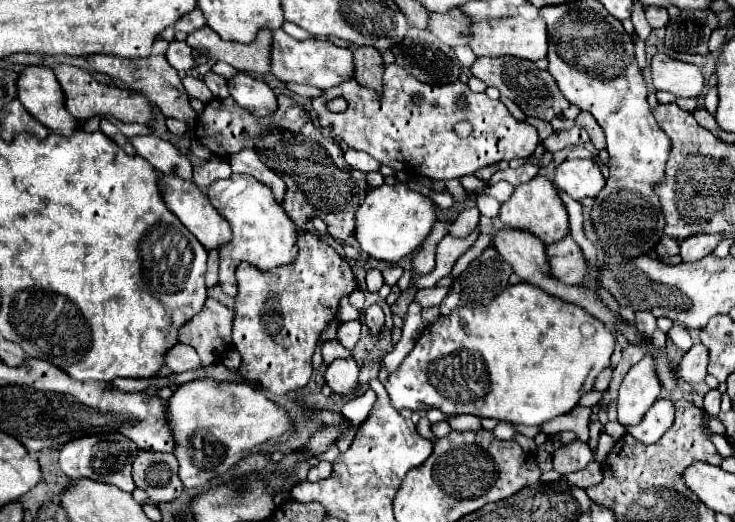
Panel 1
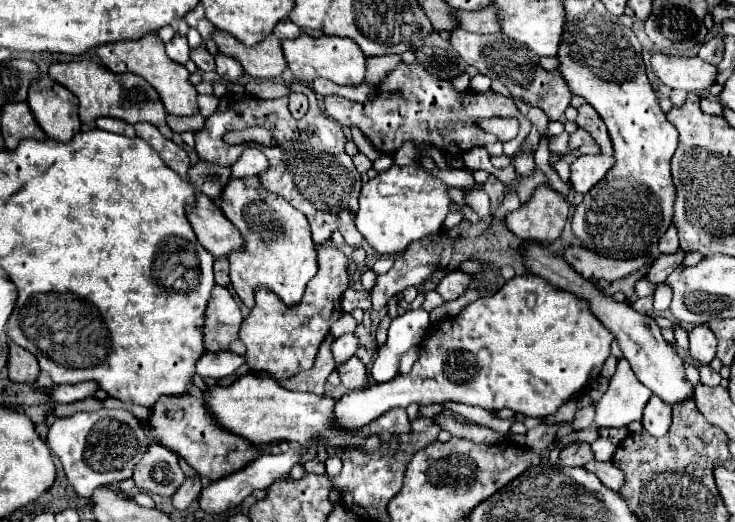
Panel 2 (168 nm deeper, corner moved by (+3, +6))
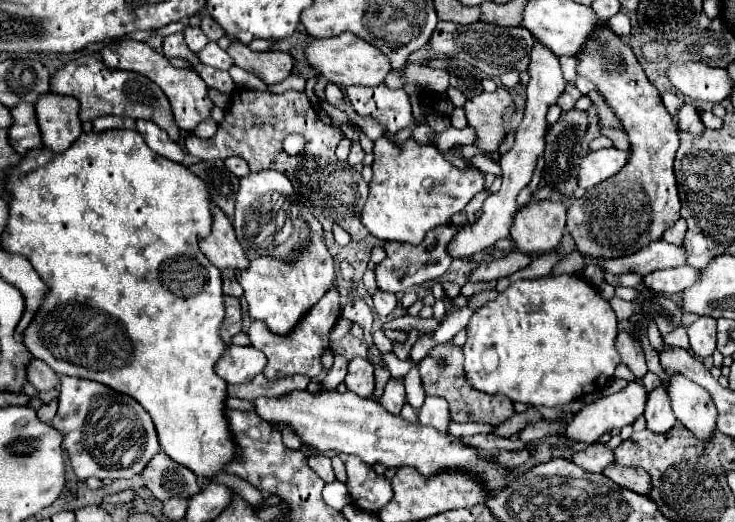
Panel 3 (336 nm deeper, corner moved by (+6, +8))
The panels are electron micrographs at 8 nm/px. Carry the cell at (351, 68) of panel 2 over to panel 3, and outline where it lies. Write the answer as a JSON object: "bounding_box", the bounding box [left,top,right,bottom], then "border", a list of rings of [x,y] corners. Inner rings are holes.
{"bounding_box":[306,33,392,87],"border":[[[340,33],[332,39],[316,39],[306,47],[306,57],[310,65],[324,75],[328,81],[348,87],[348,85],[362,85],[362,87],[376,87],[384,81],[384,77],[392,71],[392,65],[380,49],[374,45],[368,45],[360,37],[352,33]]]}

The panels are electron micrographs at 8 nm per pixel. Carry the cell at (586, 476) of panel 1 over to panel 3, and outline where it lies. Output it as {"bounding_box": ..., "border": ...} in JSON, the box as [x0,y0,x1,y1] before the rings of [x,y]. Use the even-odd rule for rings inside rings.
{"bounding_box":[604,465,652,493],"border":[[[610,465],[604,471],[606,477],[610,477],[614,483],[618,483],[624,489],[636,491],[636,493],[650,493],[652,481],[644,469],[638,467],[622,467],[622,465]]]}

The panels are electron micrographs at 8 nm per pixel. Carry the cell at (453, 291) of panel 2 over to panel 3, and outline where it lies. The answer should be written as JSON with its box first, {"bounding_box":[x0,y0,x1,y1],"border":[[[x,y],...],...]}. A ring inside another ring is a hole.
{"bounding_box":[470,251,532,281],"border":[[[510,251],[504,257],[482,261],[478,265],[478,269],[474,269],[470,273],[470,281],[494,281],[494,279],[500,279],[500,277],[508,277],[508,275],[528,267],[530,261],[532,261],[530,255],[524,255],[520,251]]]}

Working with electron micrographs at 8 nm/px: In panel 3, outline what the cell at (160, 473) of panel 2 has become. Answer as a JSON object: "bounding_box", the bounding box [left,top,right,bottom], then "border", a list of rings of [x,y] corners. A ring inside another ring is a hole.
{"bounding_box":[142,451,202,501],"border":[[[160,451],[142,471],[146,487],[152,491],[152,495],[160,501],[166,501],[170,497],[184,497],[190,499],[196,495],[202,487],[196,481],[196,475],[174,463],[164,451]]]}

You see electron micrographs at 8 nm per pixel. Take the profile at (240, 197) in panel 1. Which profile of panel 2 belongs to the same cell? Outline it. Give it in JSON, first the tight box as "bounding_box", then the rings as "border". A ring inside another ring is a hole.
{"bounding_box":[217,177,317,309],"border":[[[259,177],[231,179],[231,183],[227,183],[223,189],[223,195],[217,199],[217,205],[223,215],[241,231],[245,241],[243,249],[229,255],[231,287],[239,299],[251,309],[255,285],[265,285],[275,291],[285,305],[291,307],[299,303],[307,281],[317,273],[315,243],[311,241],[309,225],[307,219],[303,219],[303,213],[293,209],[275,193],[265,191]]]}

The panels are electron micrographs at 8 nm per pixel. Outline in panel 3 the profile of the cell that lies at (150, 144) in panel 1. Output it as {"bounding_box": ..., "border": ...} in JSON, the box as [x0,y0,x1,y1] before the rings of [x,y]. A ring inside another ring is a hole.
{"bounding_box":[136,119,184,163],"border":[[[140,119],[140,121],[136,121],[136,129],[140,131],[140,135],[144,137],[146,145],[148,145],[154,153],[158,153],[158,155],[162,155],[162,157],[166,157],[166,159],[178,161],[178,163],[184,161],[184,151],[180,149],[180,145],[174,143],[174,141],[168,137],[168,133],[164,133],[164,129],[160,129],[156,123]]]}

